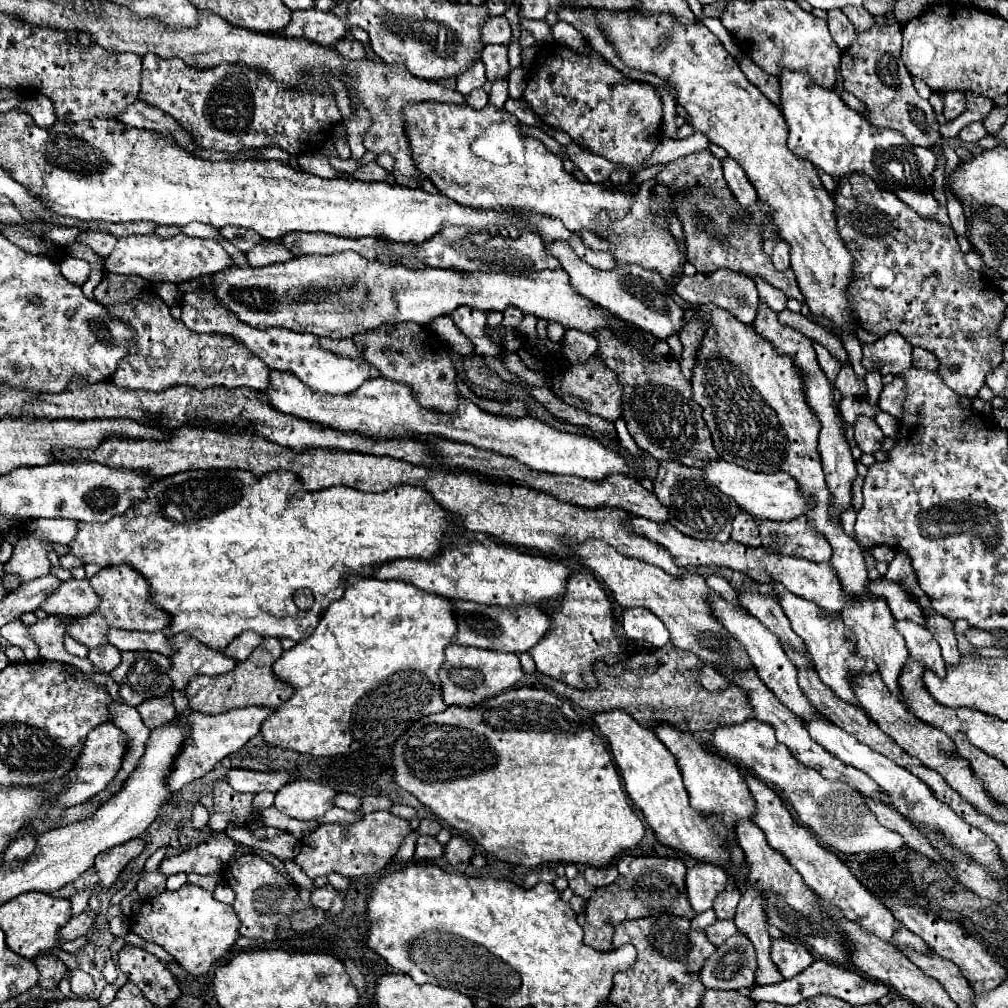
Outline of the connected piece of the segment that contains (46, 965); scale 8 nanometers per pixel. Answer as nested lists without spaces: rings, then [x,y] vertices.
[[[41,954],[33,962],[39,970],[39,986],[47,990],[55,990],[61,978],[65,978],[65,974],[69,972],[69,968],[57,956],[51,956],[51,954]]]

